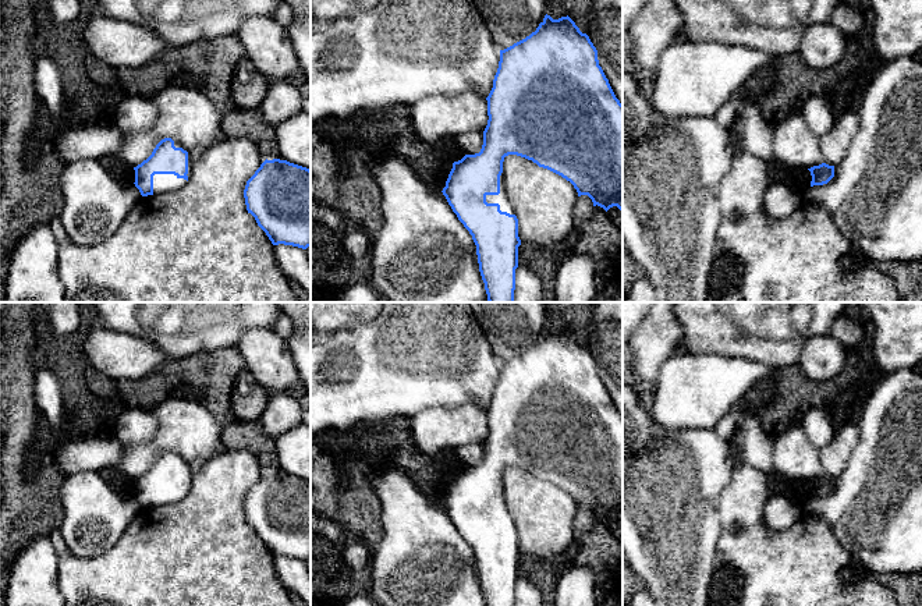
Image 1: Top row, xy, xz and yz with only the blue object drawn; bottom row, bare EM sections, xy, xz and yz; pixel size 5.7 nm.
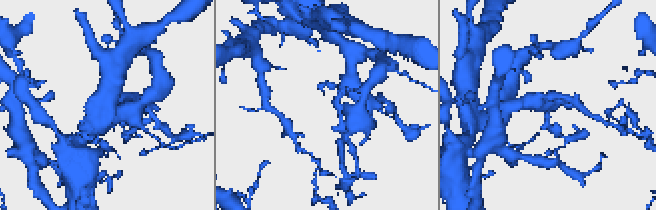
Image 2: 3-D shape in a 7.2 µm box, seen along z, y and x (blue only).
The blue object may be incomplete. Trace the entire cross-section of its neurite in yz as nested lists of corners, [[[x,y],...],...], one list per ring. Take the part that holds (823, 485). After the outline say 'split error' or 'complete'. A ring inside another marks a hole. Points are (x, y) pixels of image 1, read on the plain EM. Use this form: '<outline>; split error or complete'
[[[822,475],[808,481],[812,488],[811,499],[827,496],[834,489],[834,478]]]; complete

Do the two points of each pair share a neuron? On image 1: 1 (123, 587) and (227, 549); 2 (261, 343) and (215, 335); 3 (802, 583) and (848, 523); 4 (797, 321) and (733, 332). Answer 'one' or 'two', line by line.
1: one
2: two
3: two
4: one

